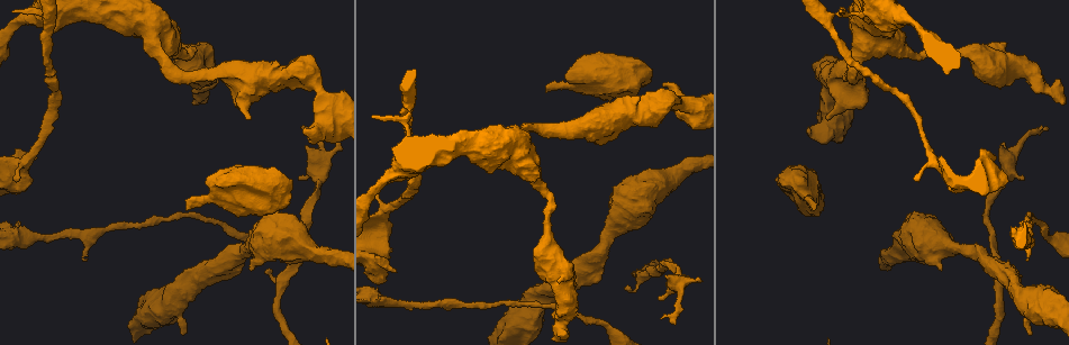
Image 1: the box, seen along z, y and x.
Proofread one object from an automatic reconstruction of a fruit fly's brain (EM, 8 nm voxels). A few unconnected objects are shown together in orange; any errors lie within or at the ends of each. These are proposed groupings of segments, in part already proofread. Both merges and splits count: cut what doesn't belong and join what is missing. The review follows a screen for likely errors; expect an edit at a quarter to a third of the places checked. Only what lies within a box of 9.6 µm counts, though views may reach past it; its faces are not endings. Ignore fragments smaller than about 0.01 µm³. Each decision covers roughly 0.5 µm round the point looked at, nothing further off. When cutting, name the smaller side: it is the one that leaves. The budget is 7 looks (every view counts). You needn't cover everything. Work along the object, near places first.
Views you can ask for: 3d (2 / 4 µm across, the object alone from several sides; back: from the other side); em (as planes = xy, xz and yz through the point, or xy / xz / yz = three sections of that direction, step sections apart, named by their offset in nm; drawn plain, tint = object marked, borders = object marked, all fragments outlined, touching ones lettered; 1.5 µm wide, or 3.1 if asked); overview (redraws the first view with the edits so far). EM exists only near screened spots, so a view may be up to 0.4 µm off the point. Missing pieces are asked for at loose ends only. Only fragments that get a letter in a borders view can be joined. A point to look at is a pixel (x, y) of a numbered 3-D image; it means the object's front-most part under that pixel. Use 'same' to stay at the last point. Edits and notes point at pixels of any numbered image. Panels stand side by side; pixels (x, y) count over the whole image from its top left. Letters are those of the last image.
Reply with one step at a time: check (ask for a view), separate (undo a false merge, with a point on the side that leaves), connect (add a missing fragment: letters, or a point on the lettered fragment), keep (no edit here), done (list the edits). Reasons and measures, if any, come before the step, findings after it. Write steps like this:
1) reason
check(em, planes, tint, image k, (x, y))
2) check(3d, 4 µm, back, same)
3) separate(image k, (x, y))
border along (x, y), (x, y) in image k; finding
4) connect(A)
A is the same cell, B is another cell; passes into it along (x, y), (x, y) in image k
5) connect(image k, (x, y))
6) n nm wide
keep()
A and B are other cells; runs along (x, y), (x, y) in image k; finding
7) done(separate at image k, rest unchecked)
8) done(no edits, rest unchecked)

abrupt turn
check(3d, 4 µm, image 1, (689, 105))

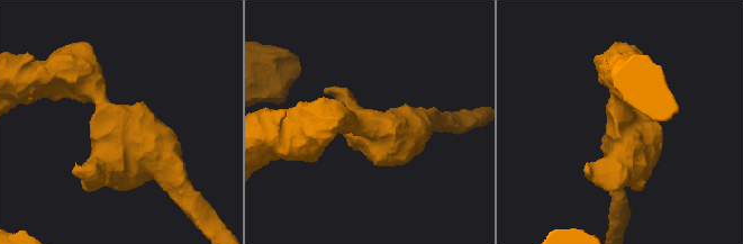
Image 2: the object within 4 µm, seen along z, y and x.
shape alone is not enough
check(em, planes, borders, image 2, (373, 124))

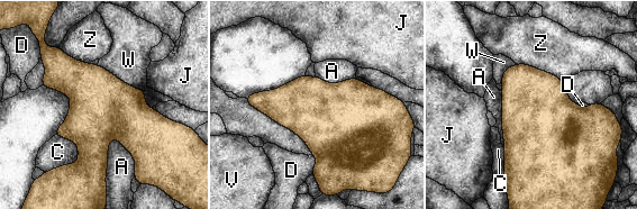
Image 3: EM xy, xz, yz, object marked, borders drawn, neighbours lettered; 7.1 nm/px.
keep()
A, C, D, J, V, W and Z are other cells; border along (116, 136), (108, 146), (105, 182) in image 3; all the same cell

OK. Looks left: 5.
check(em, planes, tint, image 1, (447, 303))

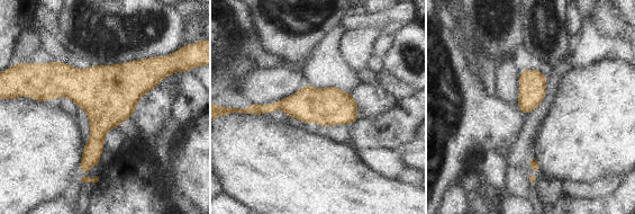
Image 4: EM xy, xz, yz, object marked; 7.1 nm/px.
what lies round it
check(em, planes, borders, same)

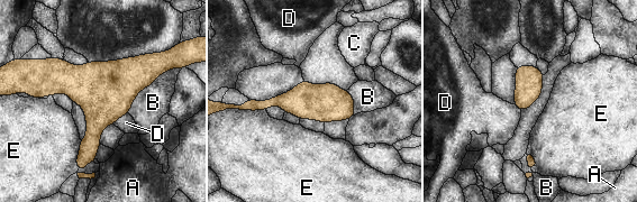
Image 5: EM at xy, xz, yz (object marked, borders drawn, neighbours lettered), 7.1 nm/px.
120 nm wide
keep()
A, B, C, D and E are other cells; border along (127, 112), (121, 115), (114, 124) in image 5; continuous, no second cell

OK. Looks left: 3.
sudden change in width
check(em, planes, borders, image 1, (599, 323))

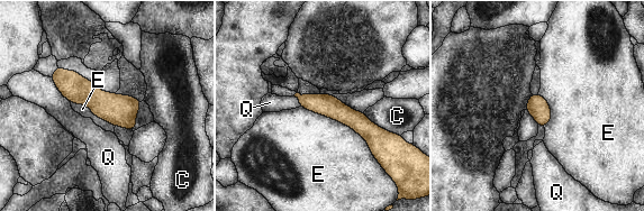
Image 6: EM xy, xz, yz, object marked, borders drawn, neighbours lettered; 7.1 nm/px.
keep()
C, E and Q are other cells; runs along (57, 72), (132, 126) in image 6; continuous, no second cell

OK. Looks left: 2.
done(no edits, rest unchecked)

